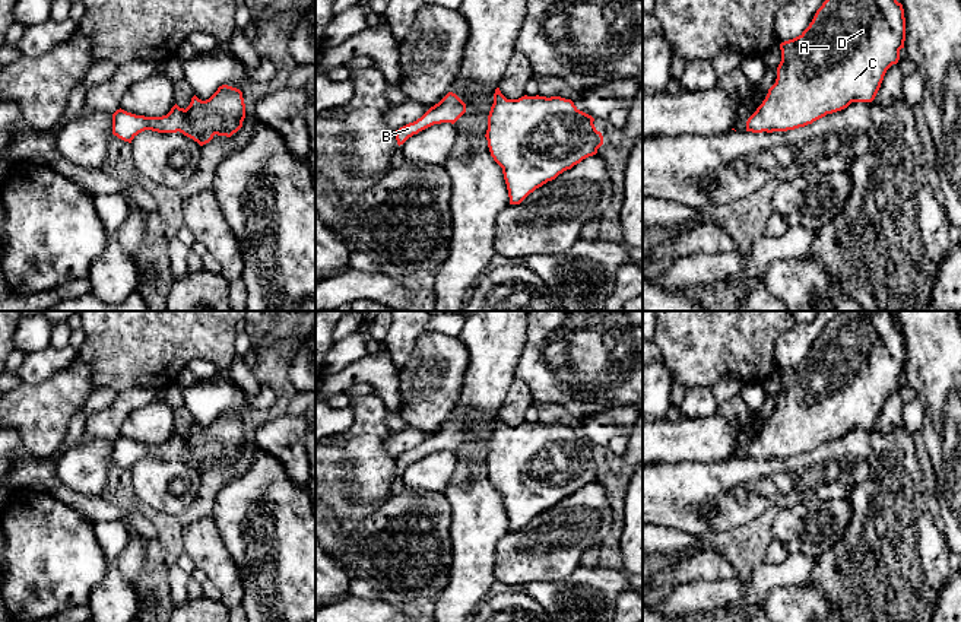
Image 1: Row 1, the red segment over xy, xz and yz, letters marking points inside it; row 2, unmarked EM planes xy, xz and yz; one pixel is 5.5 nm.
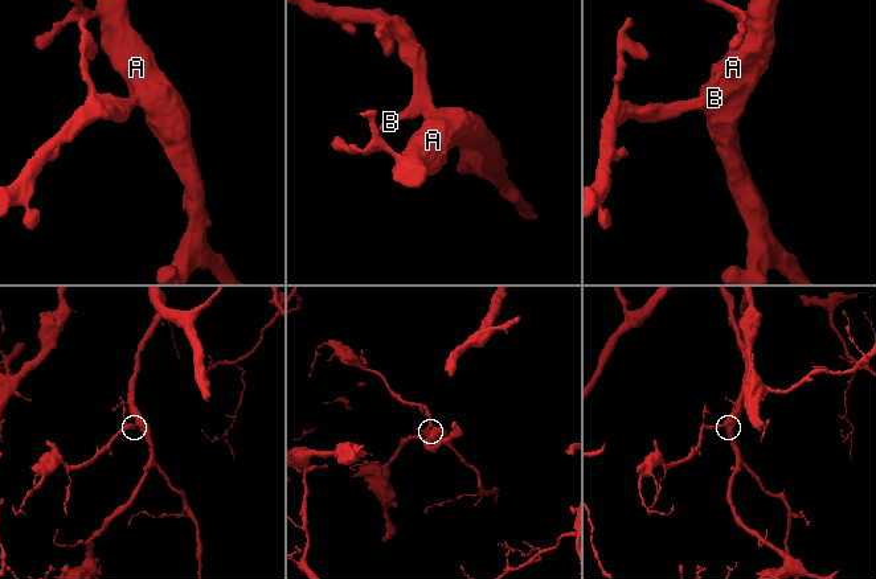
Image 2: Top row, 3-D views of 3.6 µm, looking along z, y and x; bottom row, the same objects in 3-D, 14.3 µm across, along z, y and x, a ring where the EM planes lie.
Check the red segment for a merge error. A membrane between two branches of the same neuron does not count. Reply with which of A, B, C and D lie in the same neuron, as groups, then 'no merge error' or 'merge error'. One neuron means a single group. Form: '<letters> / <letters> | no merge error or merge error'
A B C D | no merge error

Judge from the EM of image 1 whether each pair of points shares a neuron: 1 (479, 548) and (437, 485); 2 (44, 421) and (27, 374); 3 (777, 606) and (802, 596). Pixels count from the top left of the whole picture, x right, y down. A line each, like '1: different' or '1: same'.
1: different
2: different
3: same

